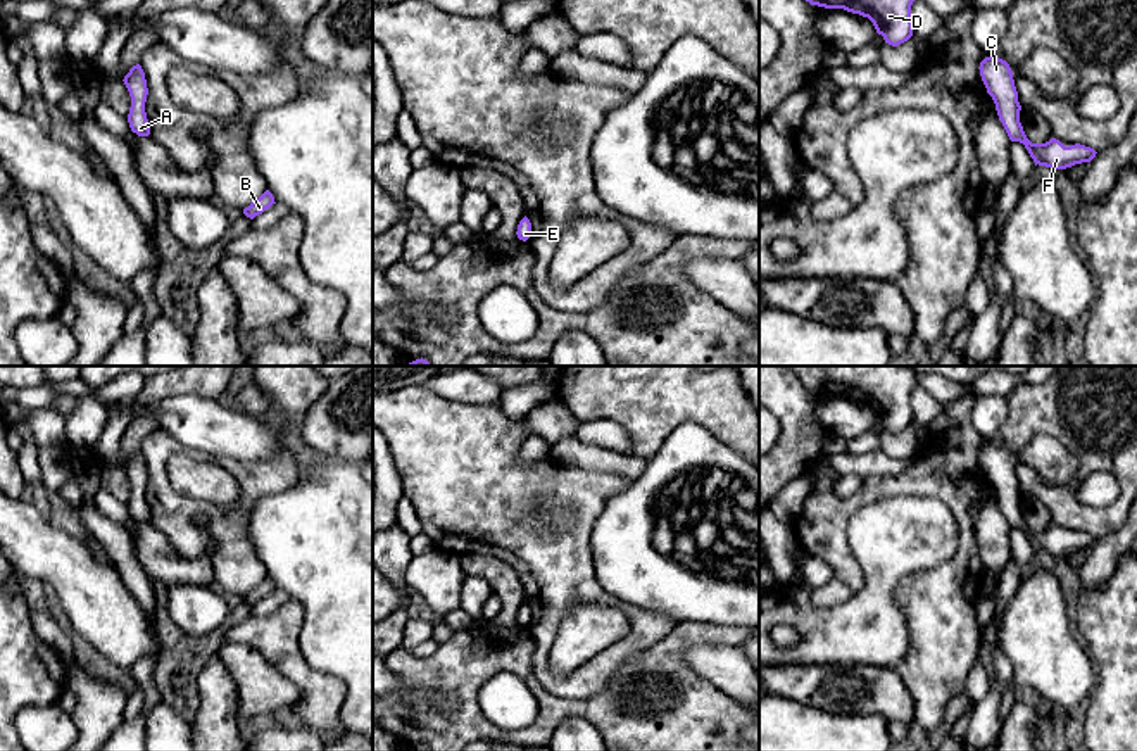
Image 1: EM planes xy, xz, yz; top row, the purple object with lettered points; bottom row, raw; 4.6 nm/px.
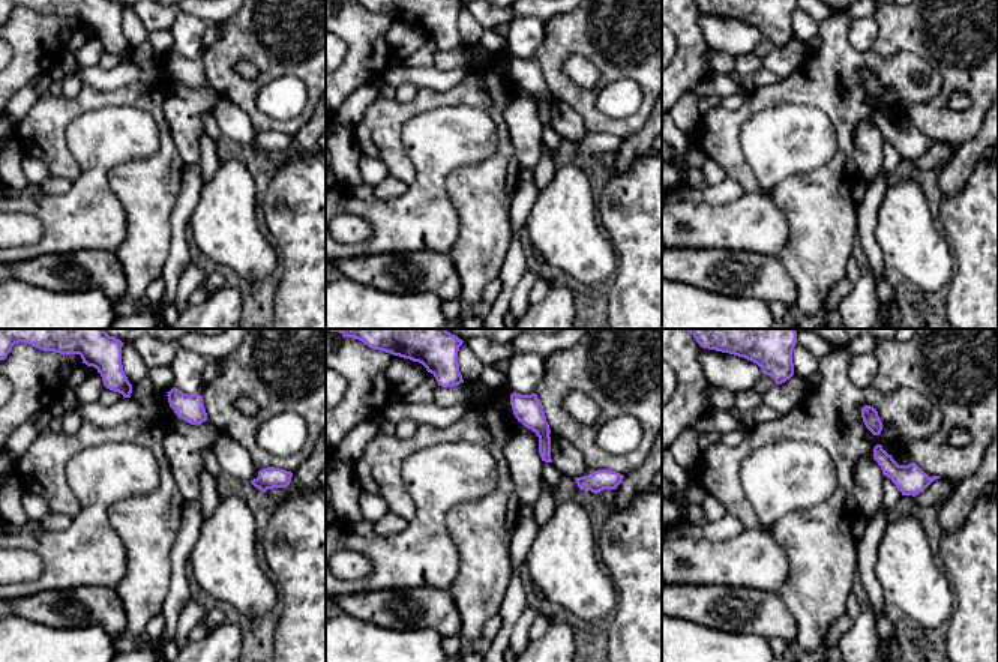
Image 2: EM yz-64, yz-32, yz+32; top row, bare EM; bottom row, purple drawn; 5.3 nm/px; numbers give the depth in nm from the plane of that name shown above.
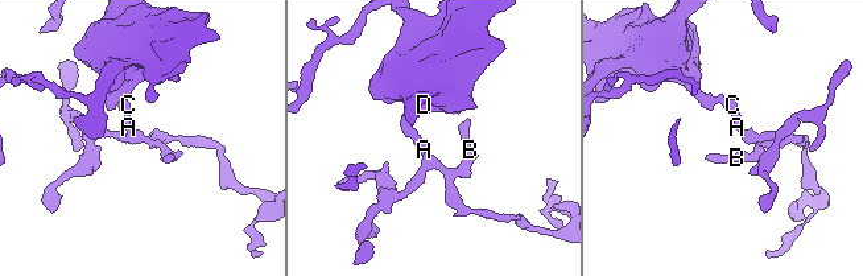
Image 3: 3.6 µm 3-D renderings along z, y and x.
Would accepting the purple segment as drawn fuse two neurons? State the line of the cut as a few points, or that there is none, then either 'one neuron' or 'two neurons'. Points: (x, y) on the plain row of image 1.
cut none; one neuron

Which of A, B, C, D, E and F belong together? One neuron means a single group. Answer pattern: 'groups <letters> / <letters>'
groups A B C D E F

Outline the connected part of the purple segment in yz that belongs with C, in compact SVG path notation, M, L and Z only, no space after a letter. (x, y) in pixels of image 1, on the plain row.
M985 444L978 456L1009 527L1023 530L1035 552L1066 556L1075 551L1090 549L1096 544L1097 539L1094 535L1080 530L1065 533L1056 525L1046 530L1032 530L1020 509L1021 492L1009 451L999 444Z

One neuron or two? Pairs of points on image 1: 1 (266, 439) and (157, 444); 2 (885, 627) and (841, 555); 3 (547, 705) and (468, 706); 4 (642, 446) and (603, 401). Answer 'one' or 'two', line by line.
1: two
2: two
3: one
4: one

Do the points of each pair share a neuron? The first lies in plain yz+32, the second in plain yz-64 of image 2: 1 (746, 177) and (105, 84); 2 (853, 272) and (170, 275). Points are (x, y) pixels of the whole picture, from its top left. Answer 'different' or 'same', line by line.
1: different
2: same

